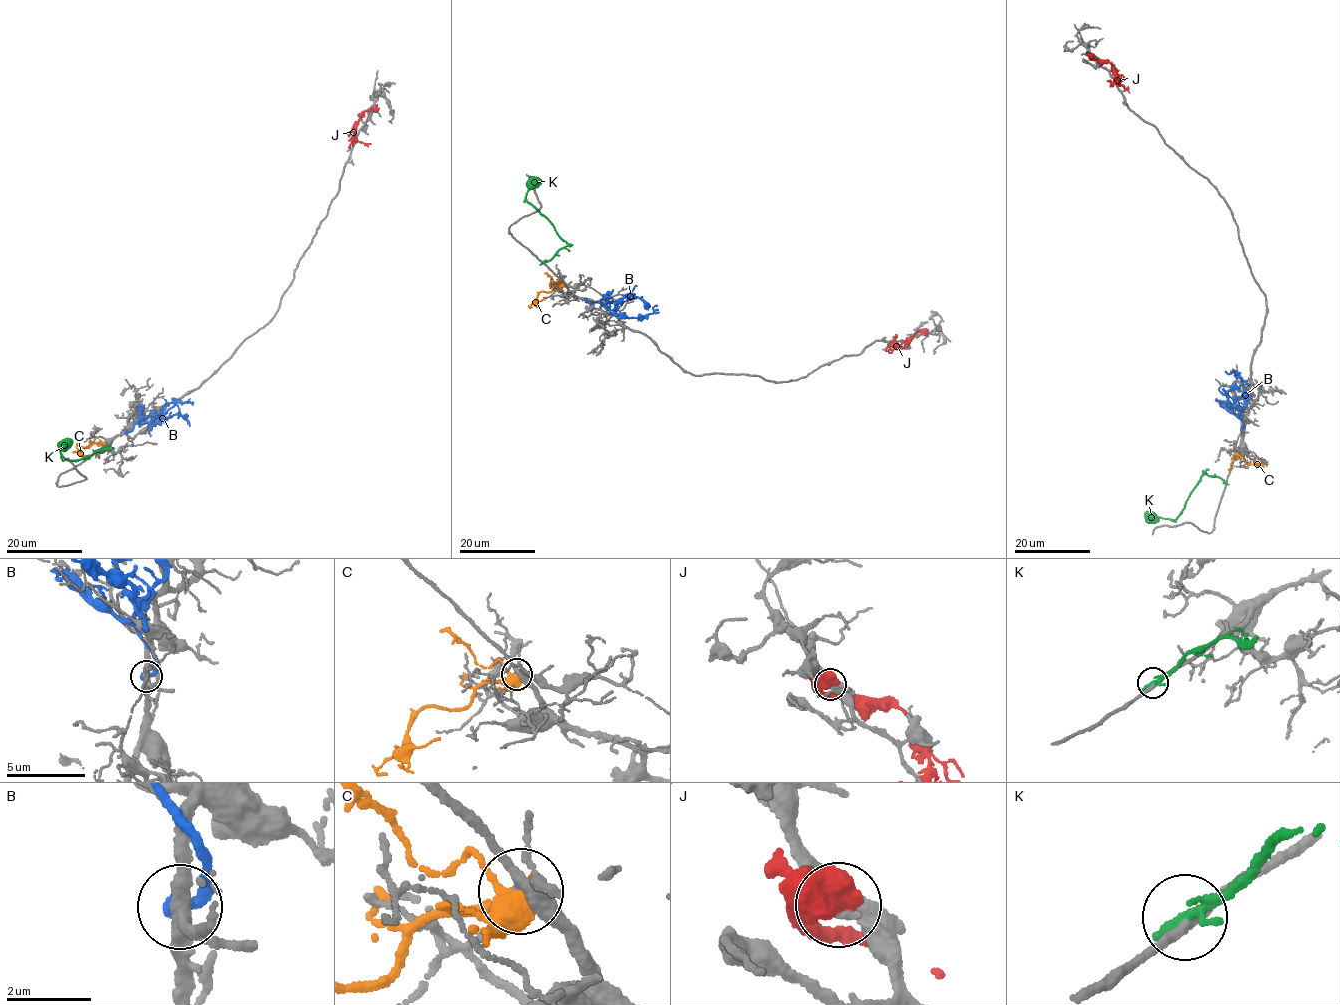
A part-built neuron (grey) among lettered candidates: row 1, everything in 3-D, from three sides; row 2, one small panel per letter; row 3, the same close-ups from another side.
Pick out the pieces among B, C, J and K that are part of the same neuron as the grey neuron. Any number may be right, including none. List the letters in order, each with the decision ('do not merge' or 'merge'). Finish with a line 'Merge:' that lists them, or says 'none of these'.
B: do not merge
C: do not merge
J: do not merge
K: do not merge
Merge: none of these

